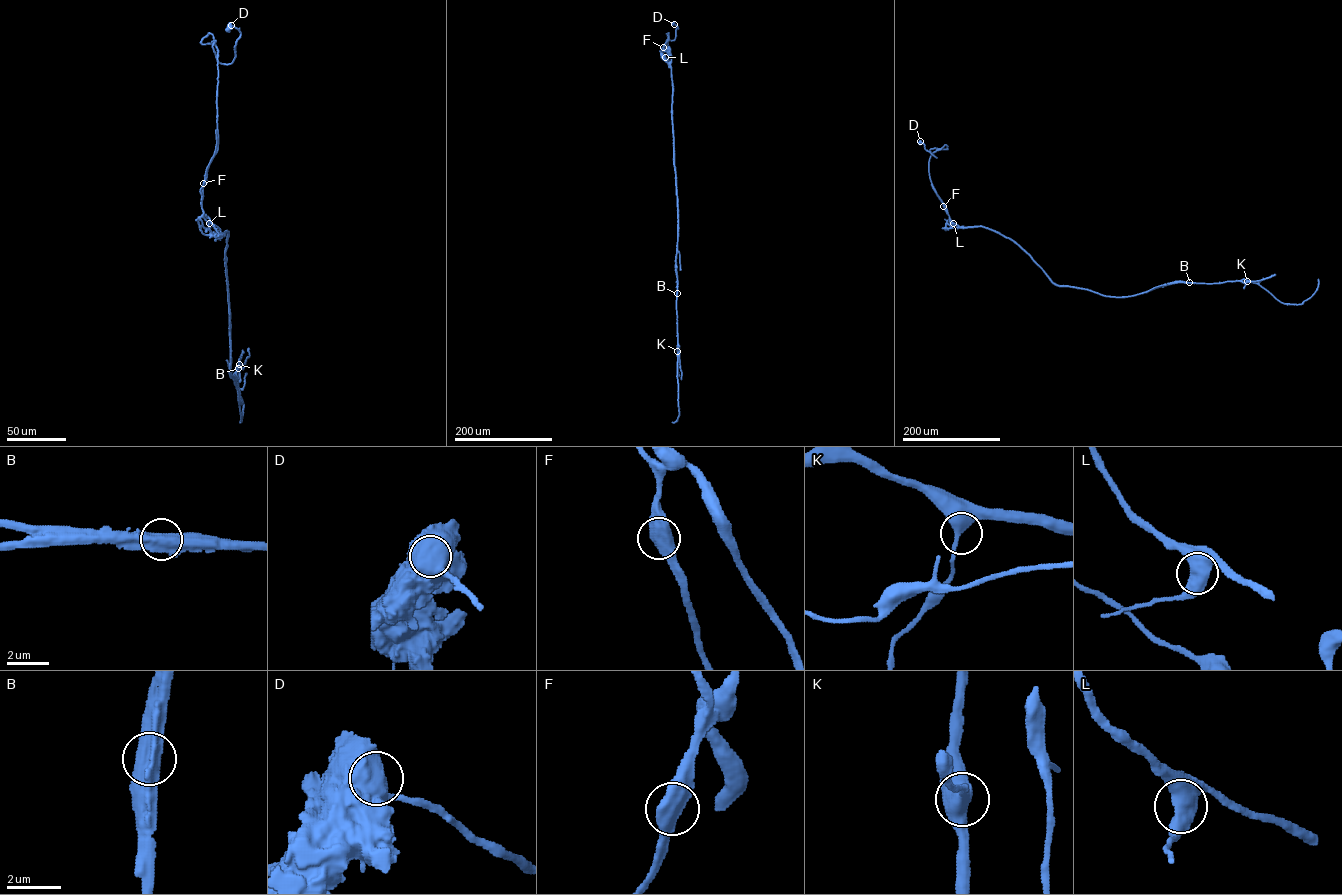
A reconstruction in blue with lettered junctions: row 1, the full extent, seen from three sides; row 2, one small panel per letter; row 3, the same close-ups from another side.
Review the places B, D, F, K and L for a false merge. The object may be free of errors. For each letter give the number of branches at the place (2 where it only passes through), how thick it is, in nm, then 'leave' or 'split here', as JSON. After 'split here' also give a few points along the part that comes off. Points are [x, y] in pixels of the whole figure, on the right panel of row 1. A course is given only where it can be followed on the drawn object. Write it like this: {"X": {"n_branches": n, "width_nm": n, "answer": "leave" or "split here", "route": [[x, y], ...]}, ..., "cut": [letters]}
{"B": {"n_branches": 2, "width_nm": 700, "answer": "split here", "route": [[1189, 282], [1176, 281], [1120, 297], [1057, 285], [1012, 240], [981, 226], [959, 227], [953, 223], [931, 184]]}, "D": {"n_branches": 2, "width_nm": 850, "answer": "leave"}, "F": {"n_branches": 2, "width_nm": 650, "answer": "leave"}, "K": {"n_branches": 2, "width_nm": 400, "answer": "leave"}, "L": {"n_branches": 2, "width_nm": 600, "answer": "leave"}, "cut": ["B"]}

